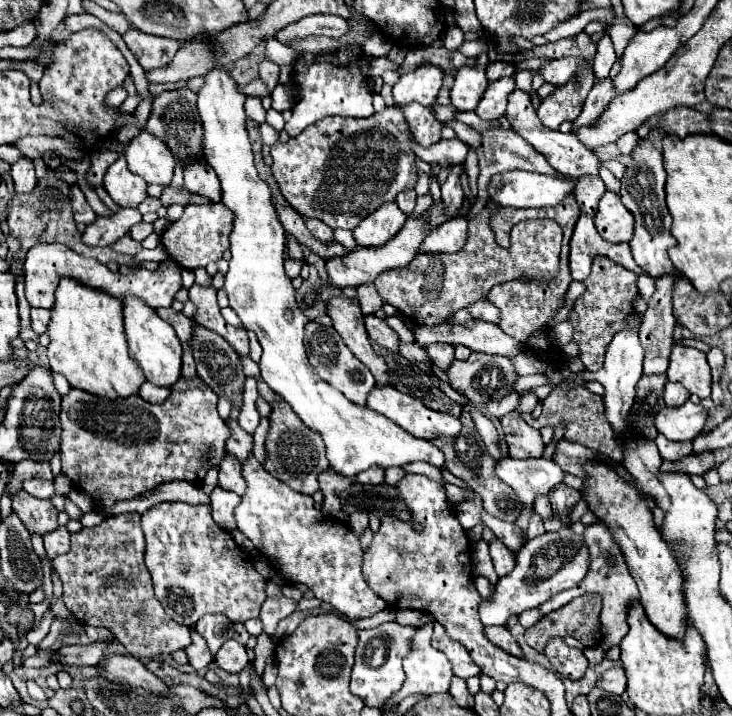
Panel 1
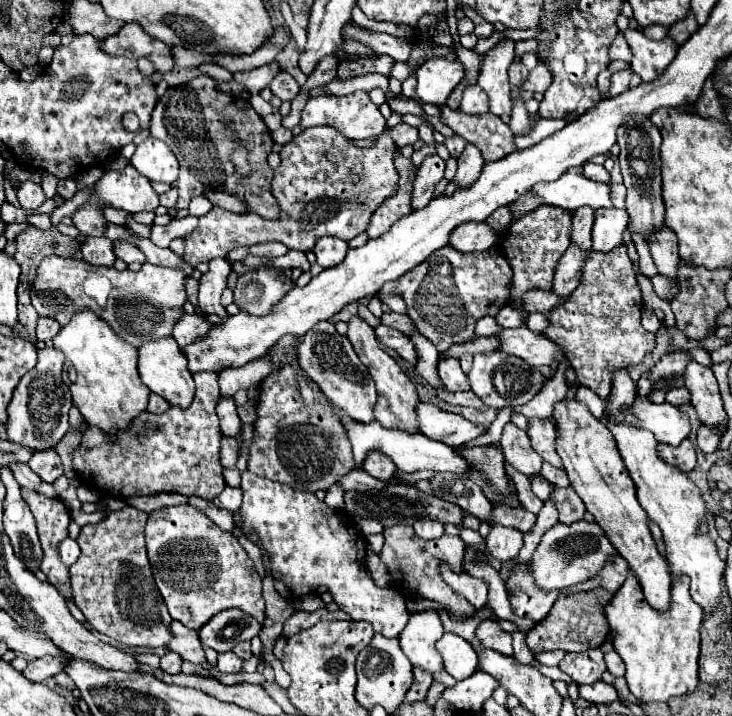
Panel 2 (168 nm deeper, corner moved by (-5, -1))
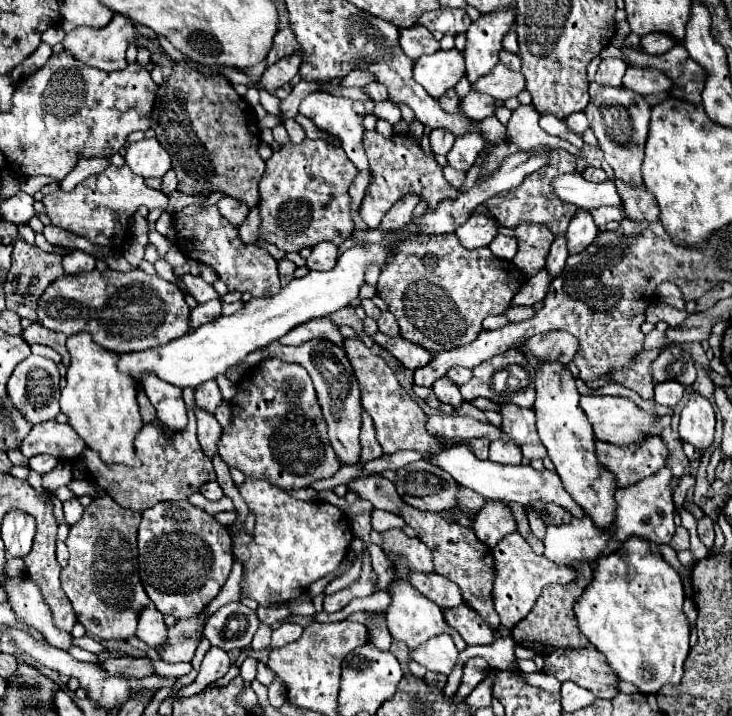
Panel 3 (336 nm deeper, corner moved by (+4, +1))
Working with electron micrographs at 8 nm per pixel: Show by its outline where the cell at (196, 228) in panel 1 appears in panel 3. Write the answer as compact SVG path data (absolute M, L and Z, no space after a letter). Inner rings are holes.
M303 139L297 145L283 145L267 161L267 169L259 183L259 239L277 245L285 253L315 247L315 243L321 241L341 245L355 229L349 187L357 175L359 169L349 161L345 151L323 139Z

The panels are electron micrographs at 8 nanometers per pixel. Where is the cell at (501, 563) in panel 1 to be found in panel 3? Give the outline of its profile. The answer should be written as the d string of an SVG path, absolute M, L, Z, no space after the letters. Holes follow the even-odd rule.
M487 501L485 507L473 519L473 531L477 539L481 539L481 543L493 549L503 537L515 533L517 525L505 503Z

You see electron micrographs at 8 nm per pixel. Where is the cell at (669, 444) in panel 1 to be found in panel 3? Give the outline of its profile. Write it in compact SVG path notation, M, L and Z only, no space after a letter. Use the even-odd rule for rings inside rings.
M659 435L629 445L597 443L597 457L617 477L617 487L629 487L655 475L669 461L669 449Z

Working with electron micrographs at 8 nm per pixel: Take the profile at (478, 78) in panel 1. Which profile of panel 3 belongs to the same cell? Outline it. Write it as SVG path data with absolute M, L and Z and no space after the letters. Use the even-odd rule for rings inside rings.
M471 89L469 95L461 99L461 111L463 111L469 119L473 119L473 121L483 121L485 117L491 117L491 115L493 115L493 111L495 111L493 103L495 103L495 101L493 101L489 95Z

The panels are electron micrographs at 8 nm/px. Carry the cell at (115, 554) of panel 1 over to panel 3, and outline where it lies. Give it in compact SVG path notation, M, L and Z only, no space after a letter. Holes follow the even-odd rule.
M109 495L93 499L67 537L69 565L61 571L61 587L87 635L99 639L137 637L139 613L151 603L137 567L137 527L141 513L123 509Z

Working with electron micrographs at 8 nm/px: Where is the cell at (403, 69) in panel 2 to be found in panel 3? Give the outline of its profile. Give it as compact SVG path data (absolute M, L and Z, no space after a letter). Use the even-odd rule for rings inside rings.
M353 69L347 77L343 77L343 87L365 87L375 81L375 75L363 69Z

